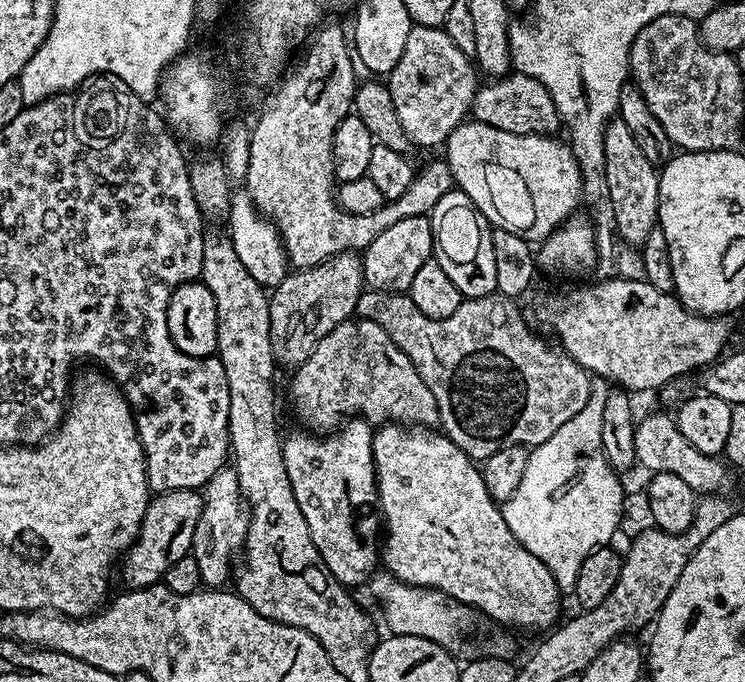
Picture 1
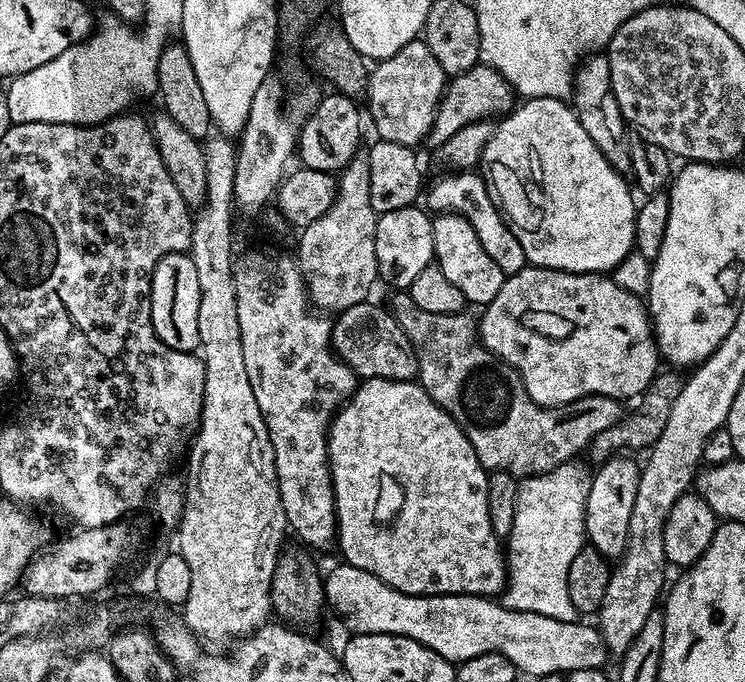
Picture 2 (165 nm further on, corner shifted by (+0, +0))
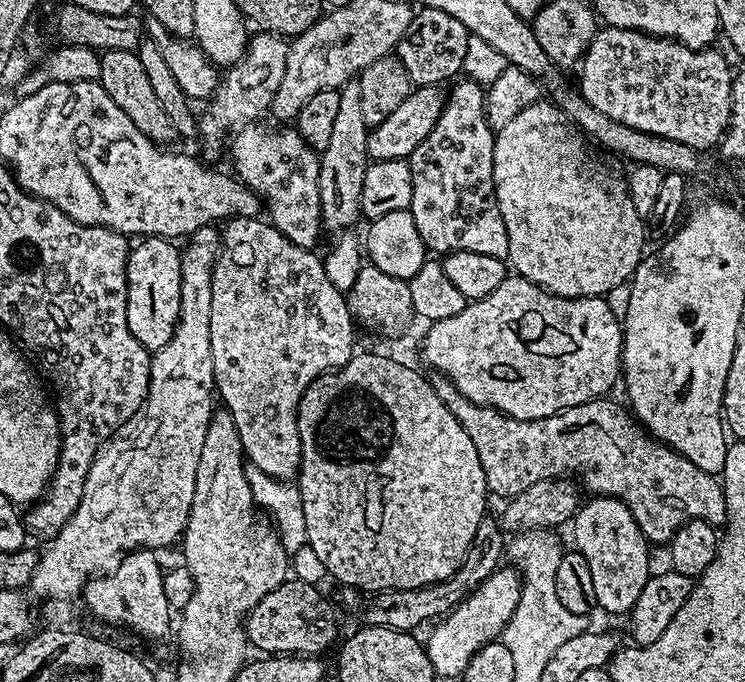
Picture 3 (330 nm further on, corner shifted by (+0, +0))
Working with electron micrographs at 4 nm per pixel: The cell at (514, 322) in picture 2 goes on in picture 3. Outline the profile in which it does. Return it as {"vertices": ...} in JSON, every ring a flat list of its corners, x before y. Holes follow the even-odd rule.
{"vertices":[[509,274,490,294,481,300,473,300,465,303,462,314,454,314,454,318,442,318,441,320,431,321,427,325,428,333,424,336,424,360,430,367,441,376,447,376,452,384,470,402,480,404,484,408,497,408,502,414,510,418,519,420,537,420,554,416,564,408,585,404,591,400,599,400,609,395,608,391,612,388,612,383,619,381,622,376,622,361,624,359,624,330,621,317,610,310,607,299,602,296,583,296,582,298,566,298,556,296,553,292,548,292,545,288,540,288,537,284,532,284,526,278]]}

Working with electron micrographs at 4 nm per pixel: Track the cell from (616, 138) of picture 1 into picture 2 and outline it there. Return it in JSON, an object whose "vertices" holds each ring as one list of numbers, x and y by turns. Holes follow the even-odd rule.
{"vertices":[[589,54,576,65,570,103,576,109,576,116,582,122,586,134,590,134,590,139,594,141,594,146,602,150,602,154,616,167,617,172,631,173,634,144,628,141,630,128,610,86,610,62,607,55]]}

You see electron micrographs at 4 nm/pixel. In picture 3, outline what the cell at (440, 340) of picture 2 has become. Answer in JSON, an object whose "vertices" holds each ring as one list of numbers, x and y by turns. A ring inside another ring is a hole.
{"vertices":[[436,374,431,377,431,381,438,398,442,398,450,414,454,414,458,422,462,422,462,430,470,434,470,442,474,442,474,450,478,450,478,462,482,462,488,490,493,497,511,498,526,490,526,486,534,486,534,482,560,478,580,468,579,483,583,491,592,496,613,496,622,501,630,514,634,514,634,522,638,522,649,545,667,545,672,535,687,520,705,520,713,526,723,525,727,521,723,483,717,477,715,480,712,477,715,475,709,469,694,466,694,462,690,462,685,456,679,456,673,448,645,431,623,403,611,404,611,399,601,398,564,408,554,416,519,420,502,414,497,408,484,408,470,402,447,376]]}

